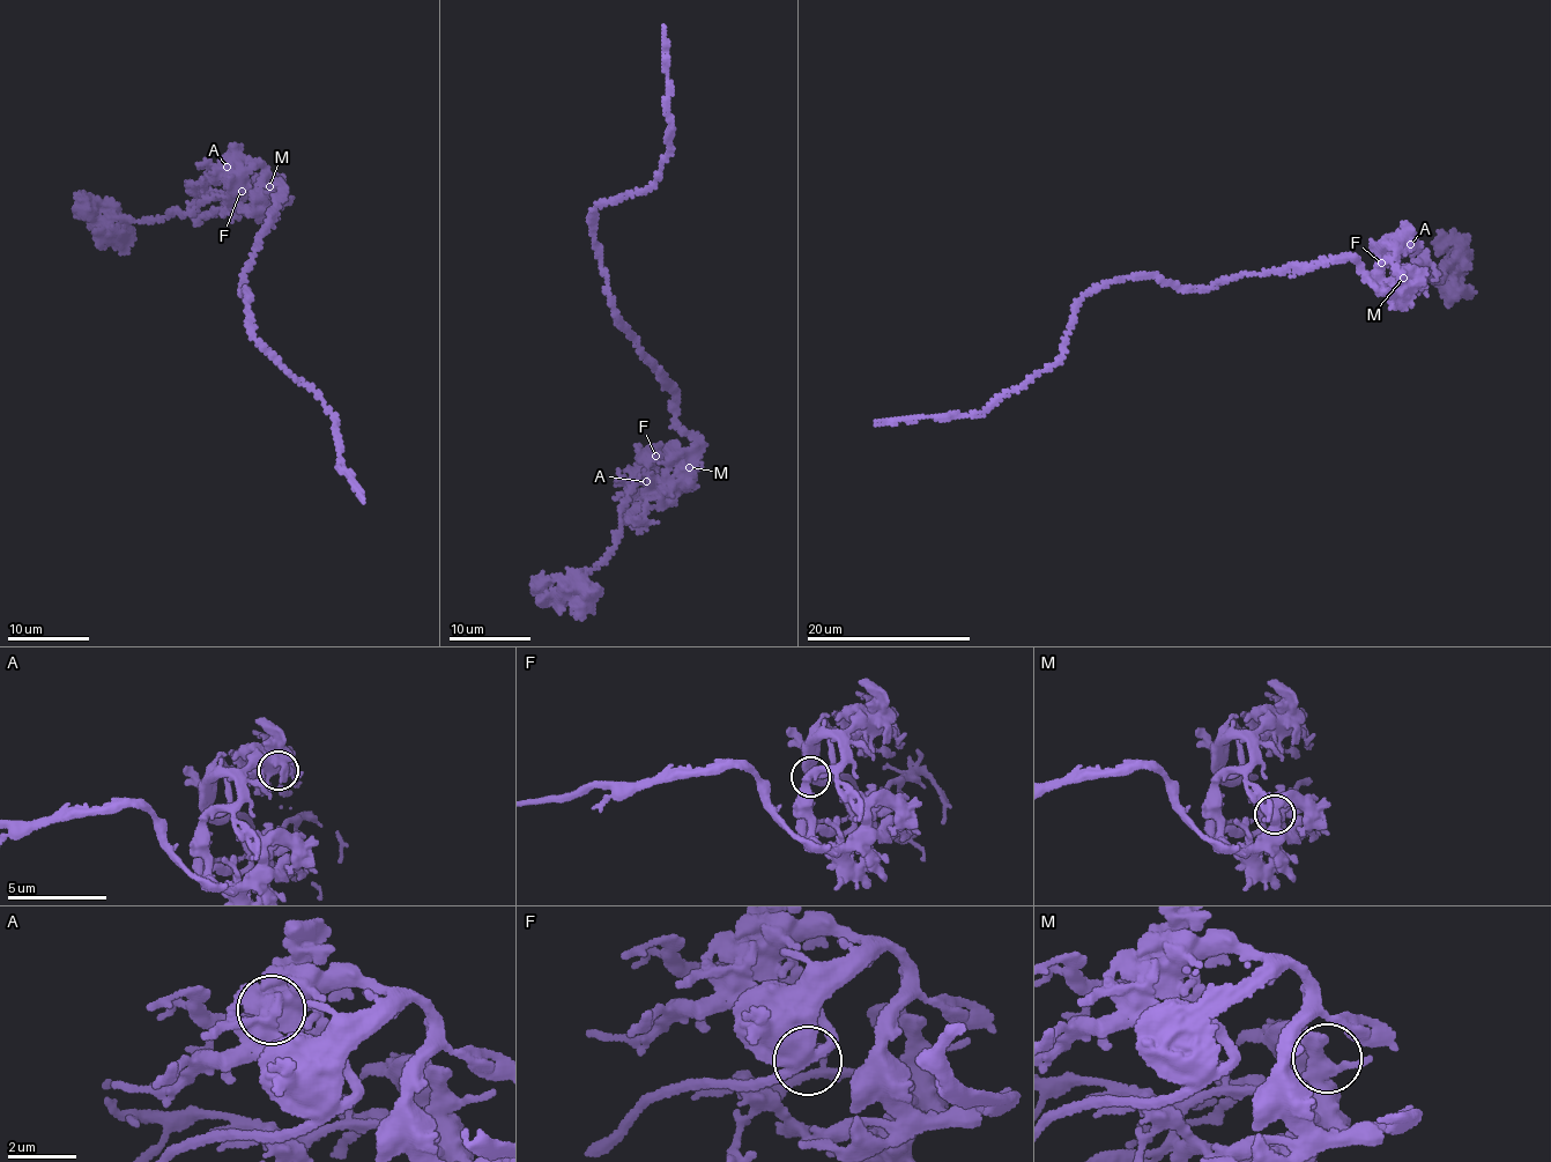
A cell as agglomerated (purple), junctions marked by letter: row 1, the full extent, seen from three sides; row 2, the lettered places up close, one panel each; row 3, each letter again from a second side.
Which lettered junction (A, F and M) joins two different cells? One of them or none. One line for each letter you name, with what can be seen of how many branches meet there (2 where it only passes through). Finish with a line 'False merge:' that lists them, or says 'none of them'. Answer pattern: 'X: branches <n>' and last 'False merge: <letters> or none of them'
False merge: none of them

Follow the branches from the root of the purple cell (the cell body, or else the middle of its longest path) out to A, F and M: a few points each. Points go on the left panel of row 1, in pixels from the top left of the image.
A: (259, 241), (282, 187), (279, 182), (274, 193), (286, 200), (269, 205), (259, 162), (227, 167)
F: (259, 241), (282, 187), (279, 182), (274, 193), (286, 200), (264, 199), (260, 164), (245, 175), (242, 191)
M: (259, 241), (282, 191), (279, 182), (274, 193), (286, 200), (272, 201), (269, 186)

